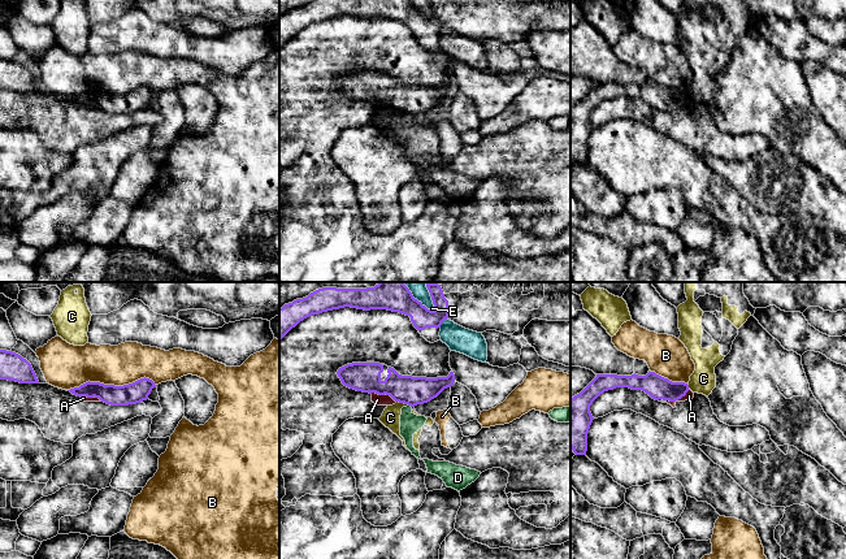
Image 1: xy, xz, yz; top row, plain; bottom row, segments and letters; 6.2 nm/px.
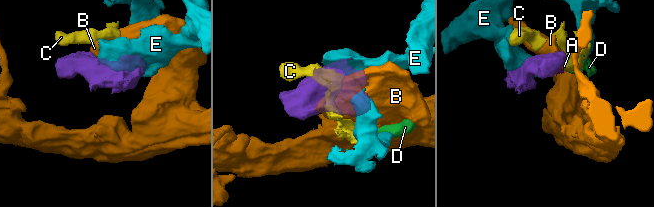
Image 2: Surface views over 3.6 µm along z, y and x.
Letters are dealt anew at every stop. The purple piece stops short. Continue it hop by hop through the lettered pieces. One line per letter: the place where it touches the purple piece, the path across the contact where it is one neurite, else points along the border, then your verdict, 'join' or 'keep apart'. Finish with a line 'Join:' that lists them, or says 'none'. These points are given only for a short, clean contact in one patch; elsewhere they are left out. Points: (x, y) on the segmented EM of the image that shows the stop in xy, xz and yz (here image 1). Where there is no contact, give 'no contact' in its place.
A: contact xz (384, 394); border xz (371, 393), (387, 394), (395, 402); keep apart
B: contact xy (112, 385); keep apart
C: contact xz (403, 402); border xz (397, 401), (408, 404); keep apart
D: contact xz (410, 404); border xz (408, 404), (411, 407); keep apart
E: contact xz (416, 299); keep apart
Join: none

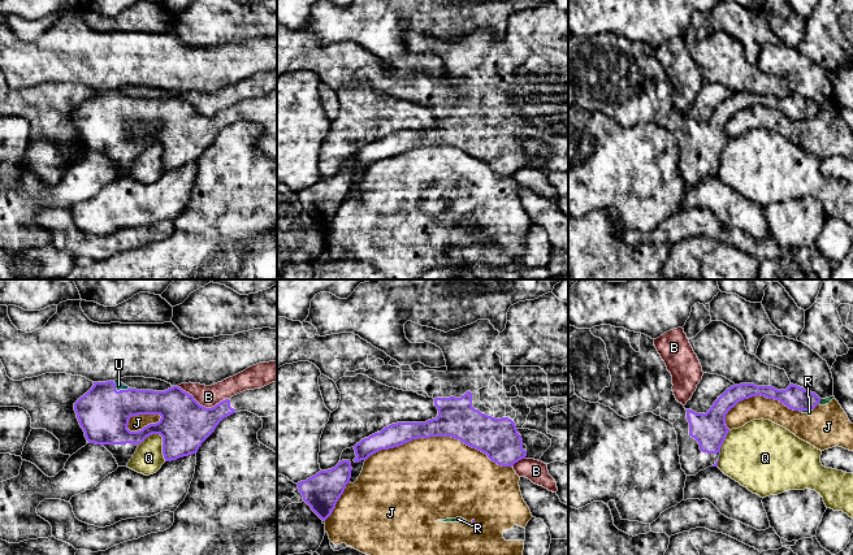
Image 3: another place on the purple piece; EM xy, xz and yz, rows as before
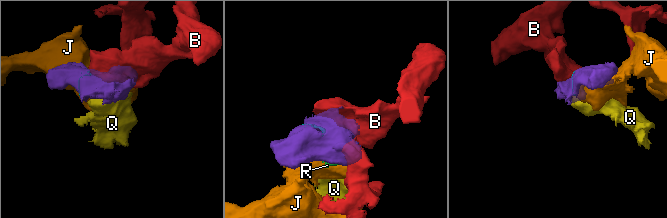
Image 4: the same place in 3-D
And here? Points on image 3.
B: contact xy (202, 406); keep apart
J: contact xz (438, 436); keep apart
Q: contact xy (161, 436); border xy (138, 443), (152, 434), (159, 434), (165, 460); keep apart
R: contact yz (805, 410); border yz (812, 408), (800, 411); keep apart
U: contact xy (120, 390); join
Join: U

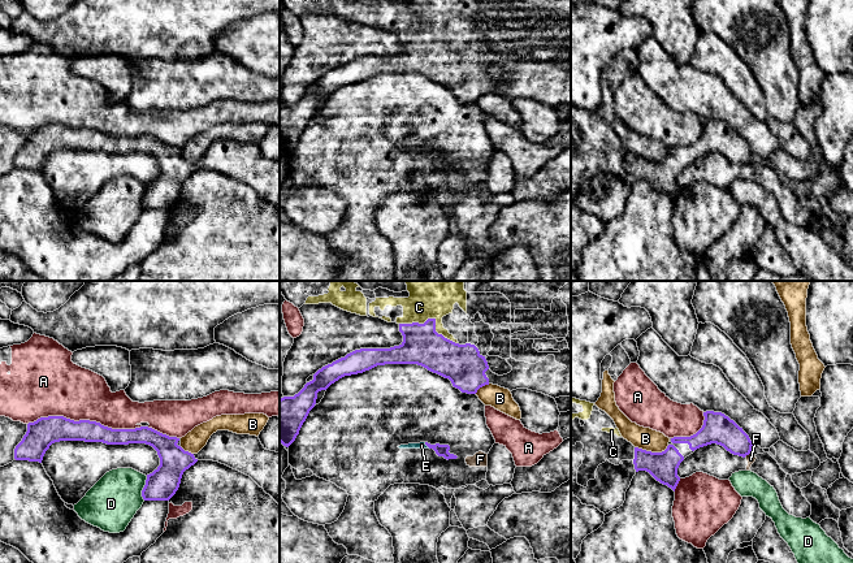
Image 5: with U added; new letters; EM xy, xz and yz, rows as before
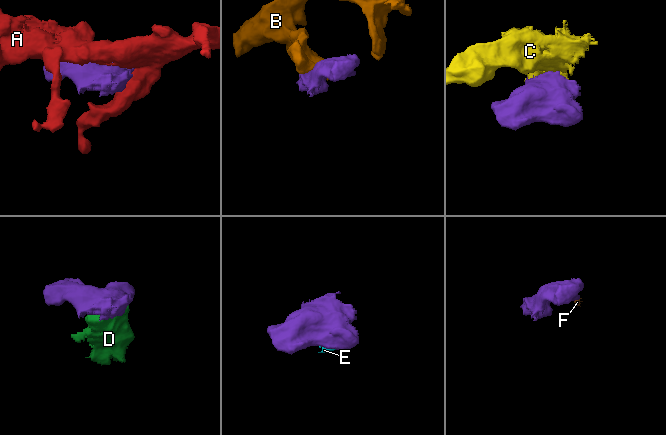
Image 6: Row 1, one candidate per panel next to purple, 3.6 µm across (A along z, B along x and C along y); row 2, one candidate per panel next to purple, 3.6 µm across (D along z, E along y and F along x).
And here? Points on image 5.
A: contact xy (85, 420); keep apart
B: contact yz (650, 451); keep apart
C: contact xz (433, 319); join
D: contact xy (143, 488); border xy (147, 476), (142, 490), (143, 499); keep apart
E: contact xz (427, 445); border xz (424, 442), (429, 447); keep apart
F: contact yz (747, 454); border yz (749, 453), (744, 457); keep apart
Join: C

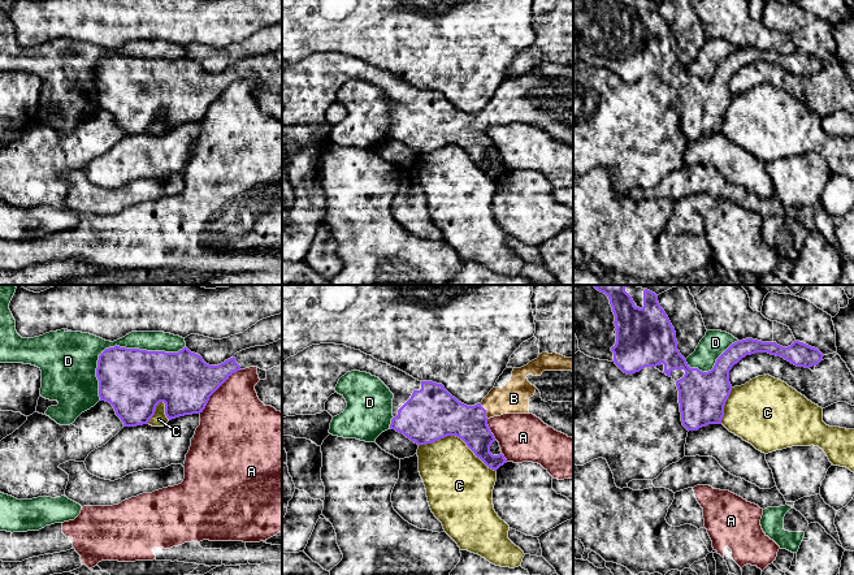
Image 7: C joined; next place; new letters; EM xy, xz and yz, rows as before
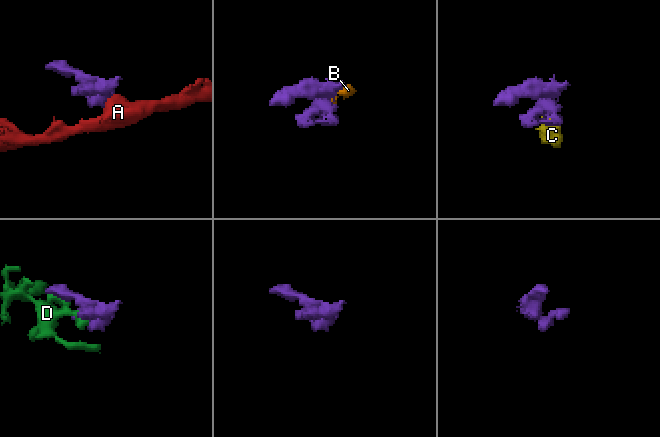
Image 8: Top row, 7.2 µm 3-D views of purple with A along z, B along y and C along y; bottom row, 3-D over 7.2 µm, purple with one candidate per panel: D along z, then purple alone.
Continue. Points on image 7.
A: contact xy (217, 388); keep apart
B: contact xz (485, 411); join
C: contact xz (458, 436); border xz (419, 445), (434, 442), (447, 436), (458, 436), (495, 471); keep apart
D: contact xy (120, 347); keep apart
Join: B

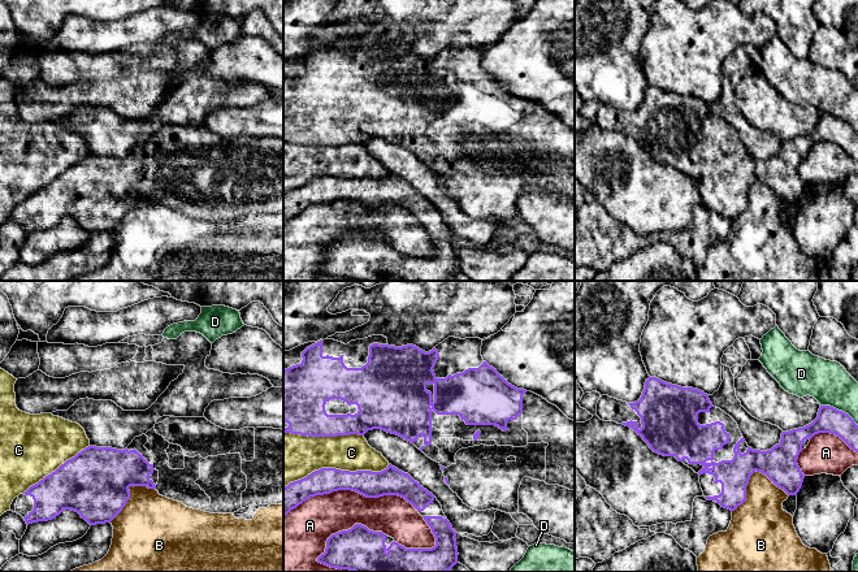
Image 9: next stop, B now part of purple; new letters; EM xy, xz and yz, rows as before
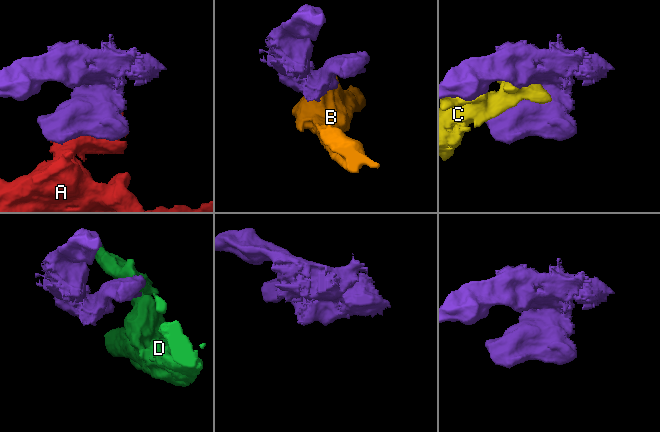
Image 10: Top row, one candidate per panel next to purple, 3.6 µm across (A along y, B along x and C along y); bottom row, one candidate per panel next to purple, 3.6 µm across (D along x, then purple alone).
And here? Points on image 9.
A: contact xz (350, 489); keep apart
B: contact yz (750, 475); keep apart
C: contact xz (336, 469); keep apart
D: contact yz (840, 411); keep apart
Join: none

